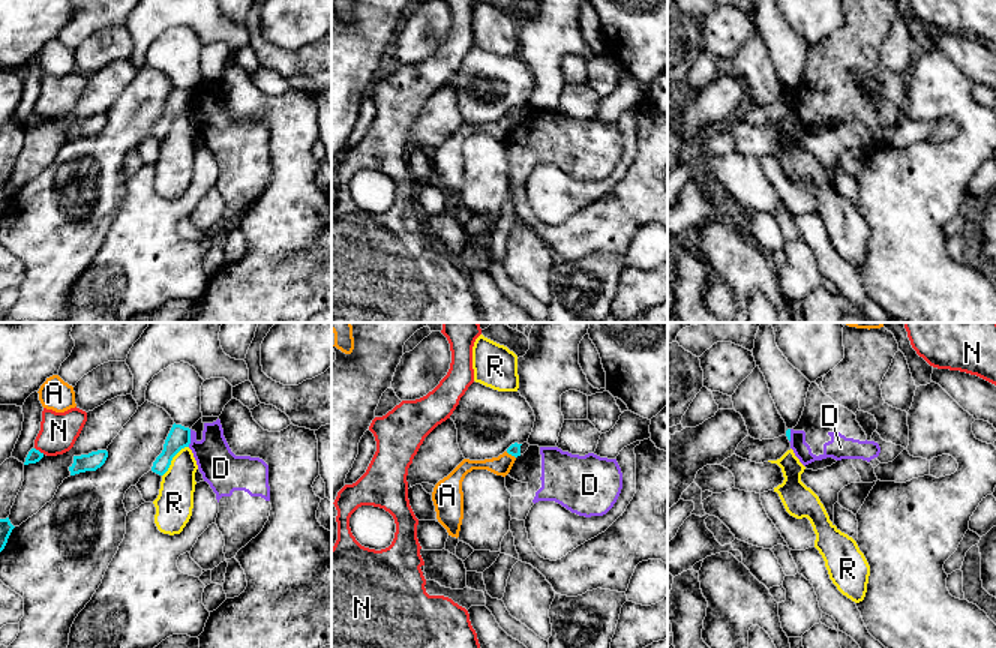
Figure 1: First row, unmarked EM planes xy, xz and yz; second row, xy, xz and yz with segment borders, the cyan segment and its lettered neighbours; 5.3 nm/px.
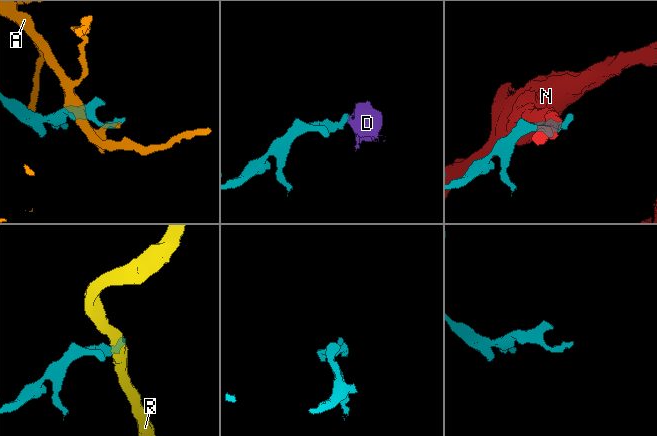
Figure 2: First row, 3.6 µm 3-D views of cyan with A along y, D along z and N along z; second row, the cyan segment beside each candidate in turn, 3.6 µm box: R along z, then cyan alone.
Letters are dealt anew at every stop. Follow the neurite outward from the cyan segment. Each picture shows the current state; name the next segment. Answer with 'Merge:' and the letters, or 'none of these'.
Merge: none of these

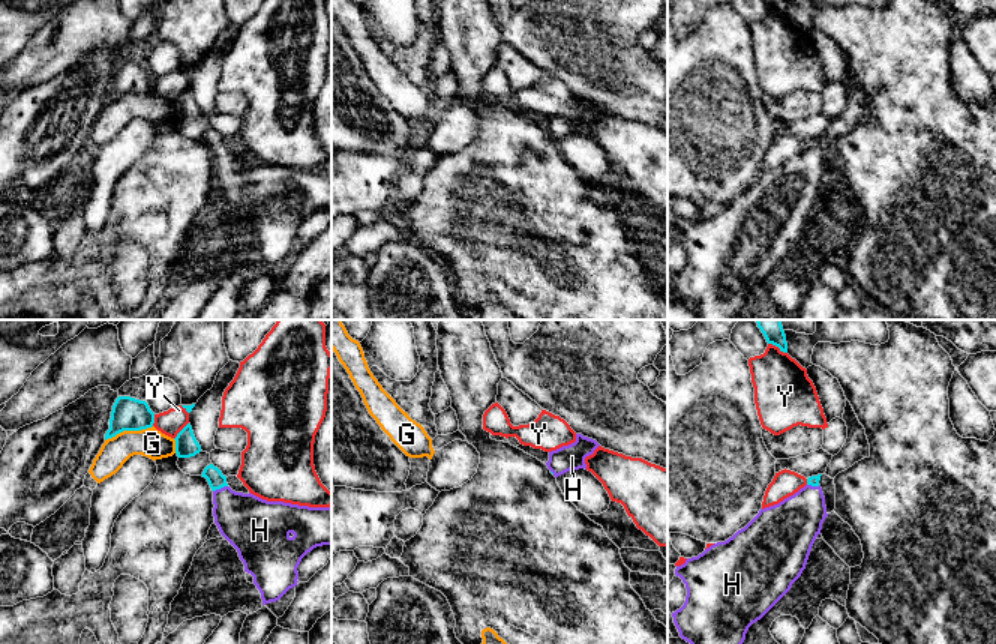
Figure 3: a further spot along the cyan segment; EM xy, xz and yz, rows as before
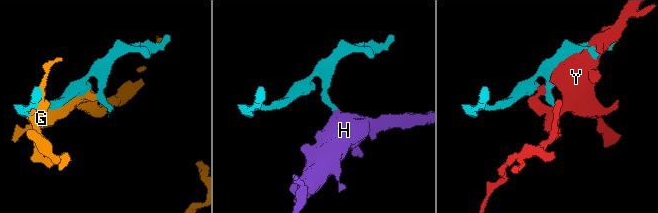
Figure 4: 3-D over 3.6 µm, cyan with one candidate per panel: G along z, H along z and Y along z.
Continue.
Merge: H

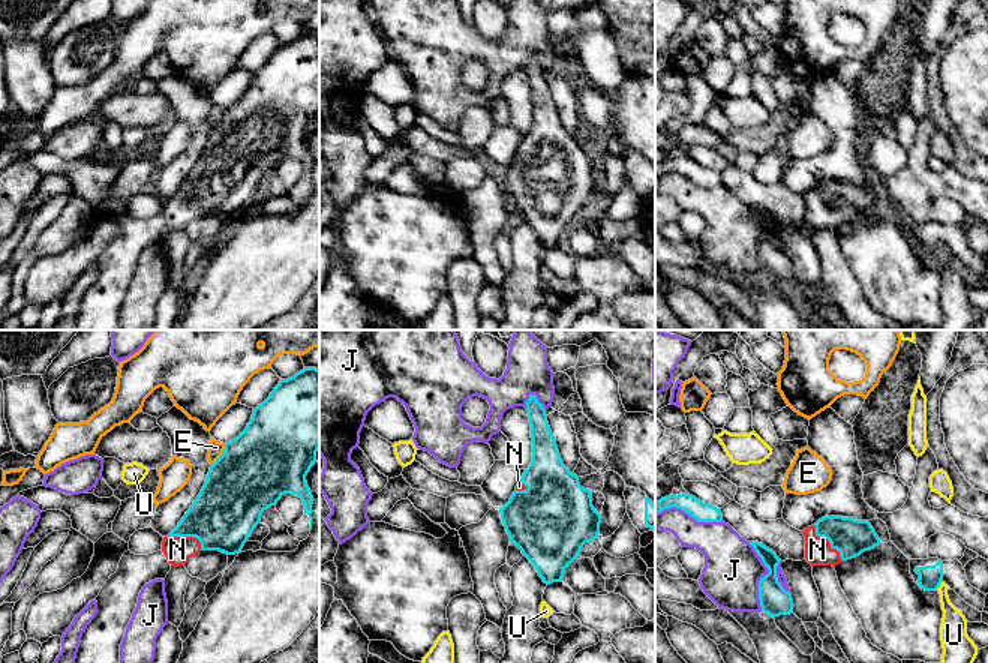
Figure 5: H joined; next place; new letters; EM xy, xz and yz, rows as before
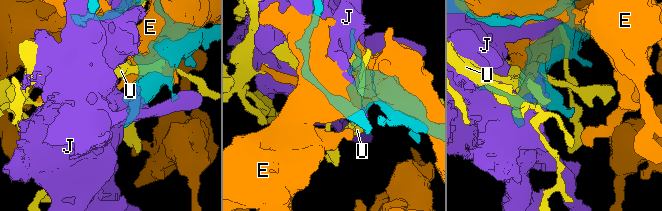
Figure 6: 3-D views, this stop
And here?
Merge: N

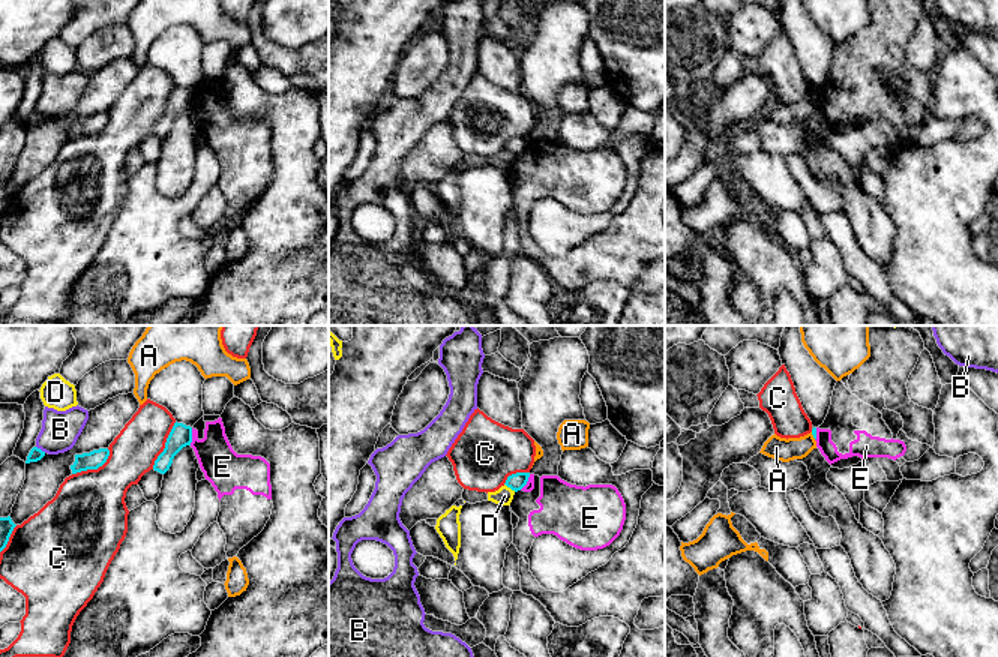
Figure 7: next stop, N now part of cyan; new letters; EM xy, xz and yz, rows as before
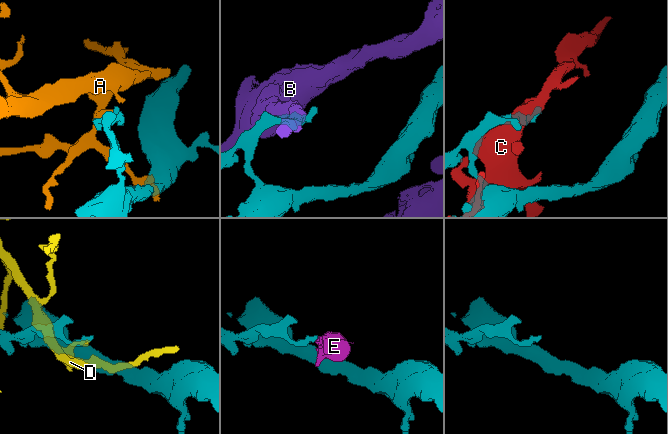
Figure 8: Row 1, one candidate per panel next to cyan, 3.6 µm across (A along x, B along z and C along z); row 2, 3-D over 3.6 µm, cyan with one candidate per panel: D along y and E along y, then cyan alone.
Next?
Merge: none of these

